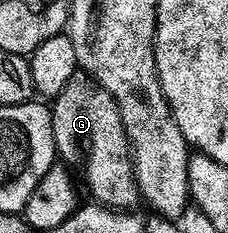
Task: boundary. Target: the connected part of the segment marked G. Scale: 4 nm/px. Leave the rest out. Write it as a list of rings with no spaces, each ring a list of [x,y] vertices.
[[[77,71],[53,98],[50,110],[55,152],[68,166],[83,165],[87,189],[95,196],[92,198],[111,209],[134,210],[141,198],[135,186],[125,127],[113,95],[86,73]]]

